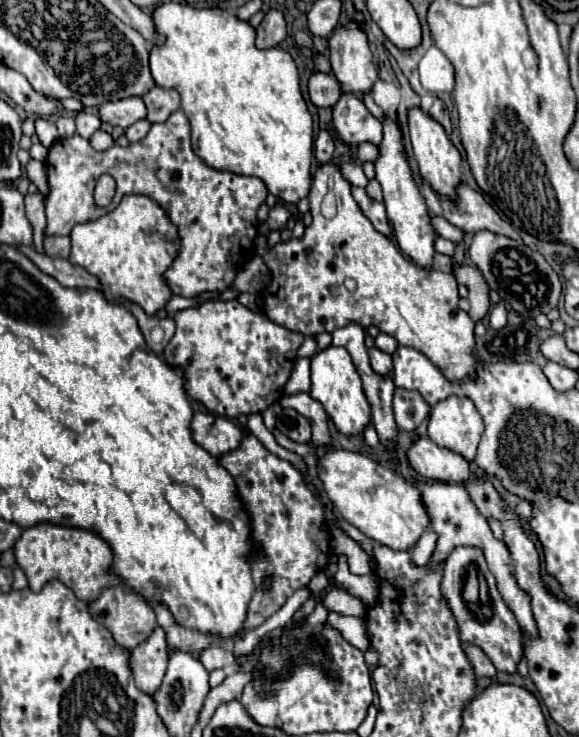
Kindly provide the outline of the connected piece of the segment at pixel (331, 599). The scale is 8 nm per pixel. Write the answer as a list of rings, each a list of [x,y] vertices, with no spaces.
[[[335,582],[331,584],[331,590],[329,590],[327,596],[325,596],[325,606],[327,606],[329,610],[339,612],[339,614],[357,616],[357,618],[363,618],[363,616],[365,616],[365,604],[363,604],[359,598],[347,594],[345,590],[339,590]]]

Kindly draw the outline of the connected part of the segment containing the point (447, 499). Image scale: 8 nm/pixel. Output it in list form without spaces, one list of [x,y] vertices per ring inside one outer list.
[[[413,482],[413,486],[417,486],[417,490],[421,492],[421,502],[423,502],[425,510],[429,514],[429,528],[439,534],[437,548],[431,556],[431,566],[437,566],[439,562],[443,562],[447,558],[447,554],[453,550],[453,546],[459,546],[459,544],[465,546],[465,542],[467,542],[467,546],[481,548],[485,558],[487,558],[491,574],[497,578],[497,588],[499,588],[503,600],[507,602],[507,606],[515,614],[515,618],[517,618],[519,626],[523,628],[523,632],[535,636],[537,626],[535,626],[533,612],[531,612],[531,602],[529,602],[531,598],[517,586],[515,576],[513,576],[513,566],[509,562],[507,548],[503,546],[503,542],[493,538],[487,520],[479,514],[479,510],[471,502],[467,490],[461,484],[445,484],[445,482]]]

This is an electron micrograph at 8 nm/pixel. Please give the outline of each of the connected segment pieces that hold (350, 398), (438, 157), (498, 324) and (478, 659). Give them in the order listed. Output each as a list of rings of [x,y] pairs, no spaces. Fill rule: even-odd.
[[[329,346],[311,358],[311,392],[309,394],[323,404],[335,428],[345,436],[361,434],[371,422],[371,408],[367,398],[363,396],[361,378],[345,348]]]
[[[413,108],[409,112],[409,136],[413,144],[413,154],[419,166],[421,178],[443,198],[455,200],[457,198],[457,186],[461,184],[461,154],[453,146],[453,142],[447,138],[443,126],[439,122],[433,122],[429,114],[425,114],[419,108]]]
[[[501,300],[499,304],[495,304],[495,306],[491,308],[489,326],[495,328],[495,330],[499,330],[499,328],[503,328],[505,324],[507,324],[507,310],[505,310],[505,302]]]
[[[463,644],[463,648],[465,648],[465,652],[467,652],[467,656],[469,656],[469,660],[471,660],[471,664],[473,664],[477,676],[495,678],[497,670],[495,670],[493,662],[483,654],[481,648],[477,648],[477,646],[473,646],[473,644]]]

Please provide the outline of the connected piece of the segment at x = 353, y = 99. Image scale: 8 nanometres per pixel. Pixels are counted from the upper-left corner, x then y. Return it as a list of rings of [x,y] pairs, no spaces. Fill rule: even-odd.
[[[343,94],[333,106],[333,126],[339,138],[351,146],[361,142],[379,144],[383,136],[381,122],[373,118],[367,106],[355,94]]]

